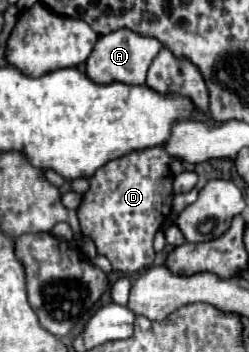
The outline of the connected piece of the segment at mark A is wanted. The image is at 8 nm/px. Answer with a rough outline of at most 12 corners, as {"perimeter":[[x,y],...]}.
{"perimeter":[[133,31],[97,41],[85,63],[93,83],[145,85],[161,43]]}

